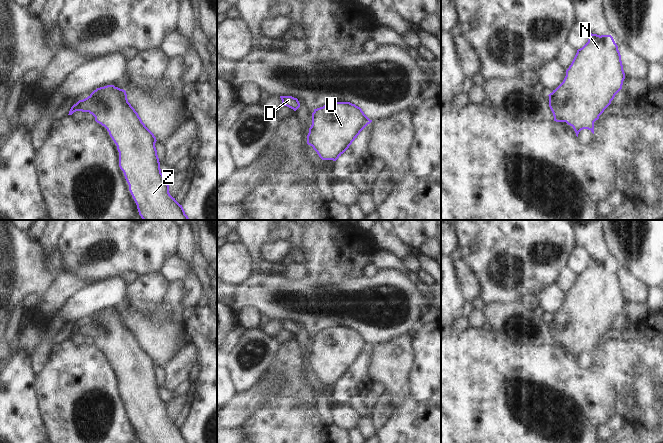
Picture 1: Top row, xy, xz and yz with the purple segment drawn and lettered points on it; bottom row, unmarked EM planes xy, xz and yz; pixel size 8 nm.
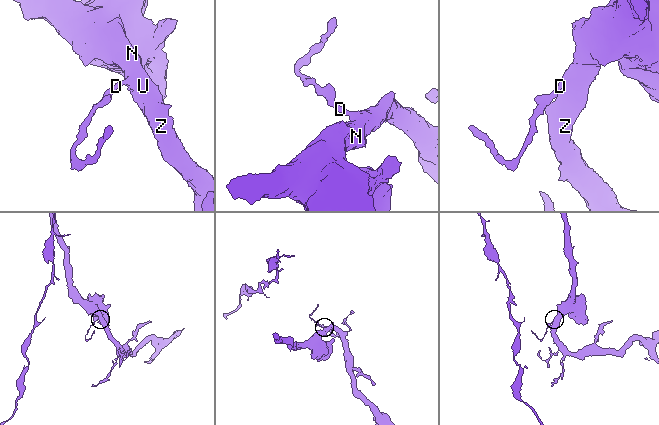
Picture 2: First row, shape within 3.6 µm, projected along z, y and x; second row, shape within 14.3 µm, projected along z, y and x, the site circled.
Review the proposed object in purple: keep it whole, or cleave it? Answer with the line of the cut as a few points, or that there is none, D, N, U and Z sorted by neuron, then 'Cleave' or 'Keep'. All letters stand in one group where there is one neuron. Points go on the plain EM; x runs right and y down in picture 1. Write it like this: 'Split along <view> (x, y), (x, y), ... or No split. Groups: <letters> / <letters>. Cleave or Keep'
No split. Groups: D N U Z. Keep.

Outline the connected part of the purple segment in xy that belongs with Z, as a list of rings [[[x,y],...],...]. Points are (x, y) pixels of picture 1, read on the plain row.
[[[114,309],[97,312],[87,322],[74,328],[68,339],[76,335],[89,336],[95,341],[95,345],[109,356],[119,376],[119,391],[124,397],[142,443],[189,443],[182,429],[169,417],[168,403],[160,393],[155,371],[156,361],[128,326],[125,314]]]

